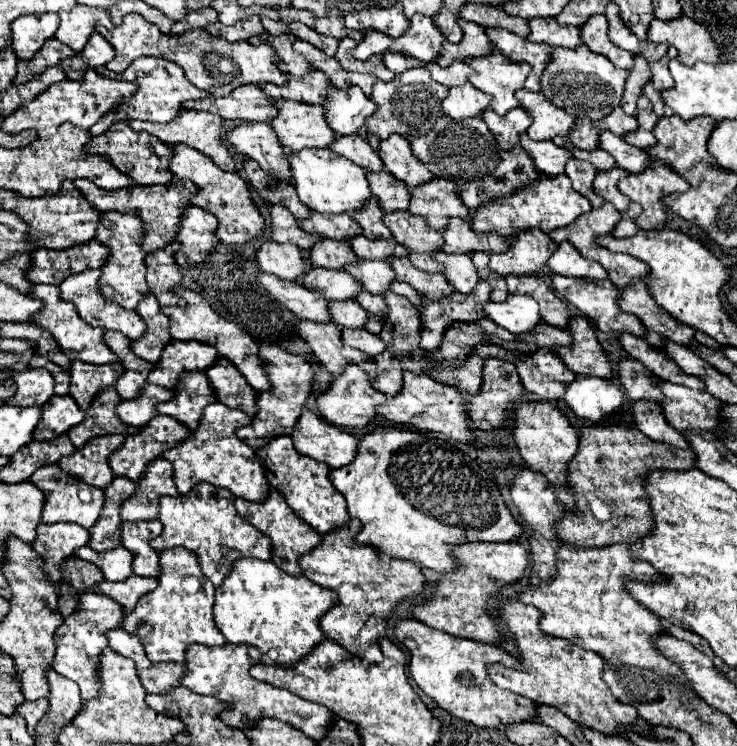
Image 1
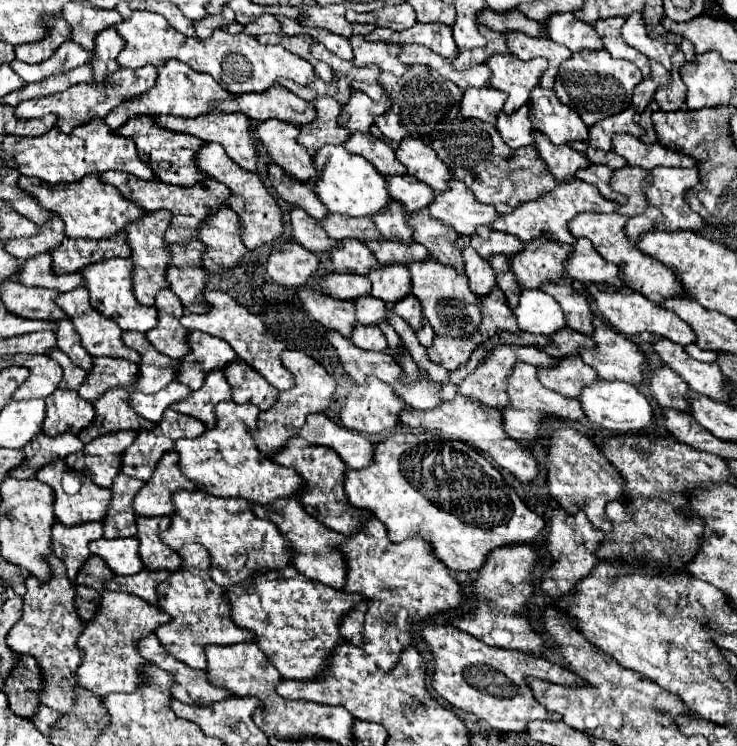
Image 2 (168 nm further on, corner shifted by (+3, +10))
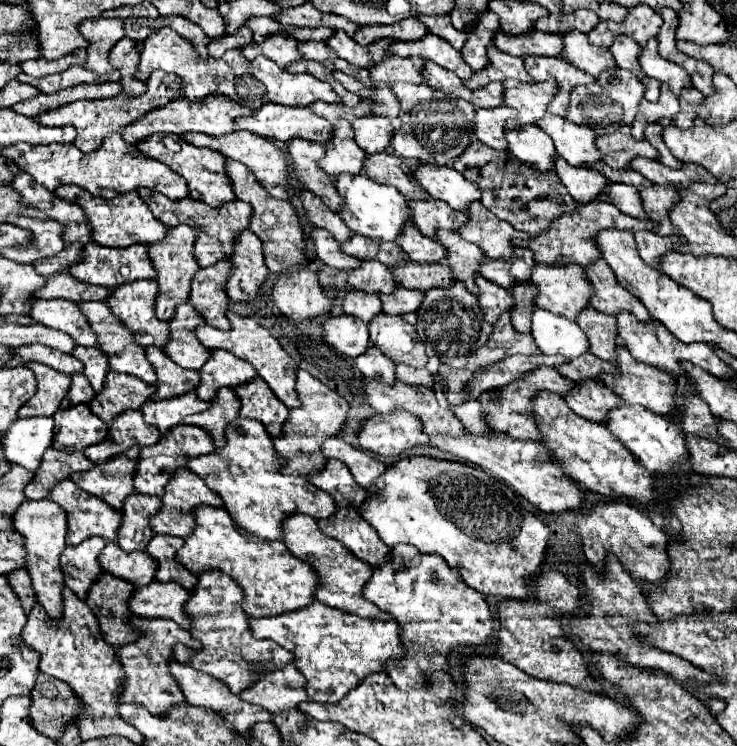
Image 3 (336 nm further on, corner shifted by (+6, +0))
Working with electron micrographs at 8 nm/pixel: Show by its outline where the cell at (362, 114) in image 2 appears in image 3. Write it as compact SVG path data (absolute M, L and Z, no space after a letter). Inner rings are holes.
M364 116L354 120L354 132L356 132L356 142L364 152L368 154L378 154L384 152L396 130L400 128L400 120L390 120L382 116Z

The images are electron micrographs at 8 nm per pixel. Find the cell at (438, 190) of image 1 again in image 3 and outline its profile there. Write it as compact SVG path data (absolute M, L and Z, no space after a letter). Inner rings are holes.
M482 202L472 204L466 214L470 216L472 224L468 224L468 228L460 232L460 236L464 236L464 240L468 242L480 244L480 248L484 248L484 252L488 252L492 260L508 260L514 254L512 240L524 238L522 232L516 232L508 222L486 210Z

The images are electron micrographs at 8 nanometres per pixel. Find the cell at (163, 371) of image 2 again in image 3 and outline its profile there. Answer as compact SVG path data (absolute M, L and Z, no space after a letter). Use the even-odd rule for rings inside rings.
M146 348L146 356L152 362L158 376L154 400L170 400L198 388L200 374L196 370L184 370L178 364L174 364L162 348Z

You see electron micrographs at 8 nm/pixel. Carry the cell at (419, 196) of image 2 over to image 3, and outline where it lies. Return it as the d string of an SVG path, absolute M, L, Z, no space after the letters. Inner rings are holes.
M410 200L414 224L428 238L438 238L438 230L460 230L468 224L468 216L464 212L456 212L448 208L448 204L440 200Z

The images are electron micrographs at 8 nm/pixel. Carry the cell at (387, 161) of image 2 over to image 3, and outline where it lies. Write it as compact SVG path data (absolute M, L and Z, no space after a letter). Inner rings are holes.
M388 152L370 156L364 162L364 168L370 172L370 178L374 182L398 188L410 200L430 200L428 192L424 192L424 188L414 178L412 168L398 156L392 156Z

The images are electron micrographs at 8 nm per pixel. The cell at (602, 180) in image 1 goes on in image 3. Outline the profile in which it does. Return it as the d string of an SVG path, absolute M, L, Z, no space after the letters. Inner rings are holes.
M648 186L640 188L640 196L644 200L644 210L648 212L648 218L658 222L662 236L672 236L676 228L670 222L670 210L680 202L680 196L676 194L674 188L660 188L660 186Z

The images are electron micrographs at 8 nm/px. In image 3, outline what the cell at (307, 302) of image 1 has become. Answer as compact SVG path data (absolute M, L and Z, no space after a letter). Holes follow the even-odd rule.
M330 316L324 322L324 338L330 346L346 356L360 356L368 350L368 326L354 316Z

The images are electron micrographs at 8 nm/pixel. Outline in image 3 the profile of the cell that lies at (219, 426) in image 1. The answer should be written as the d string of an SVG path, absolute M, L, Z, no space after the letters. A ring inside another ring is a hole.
M248 418L226 428L226 446L212 456L200 456L188 464L188 470L196 472L214 492L226 502L226 510L232 520L258 538L284 540L282 524L292 514L308 514L316 520L336 514L336 502L324 490L312 486L304 476L284 476L280 468L284 460L278 456L272 438L264 424Z

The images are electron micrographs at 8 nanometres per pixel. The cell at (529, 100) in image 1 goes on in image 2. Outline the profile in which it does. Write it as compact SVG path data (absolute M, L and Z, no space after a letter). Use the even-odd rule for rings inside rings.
M535 86L535 90L531 90L529 108L533 128L547 134L553 144L587 140L587 126L583 124L579 114L575 114L575 110L571 110L569 106L563 106L555 98L553 90Z

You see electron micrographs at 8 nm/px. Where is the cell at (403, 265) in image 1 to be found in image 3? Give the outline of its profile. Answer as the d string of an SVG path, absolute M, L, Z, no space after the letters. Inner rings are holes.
M458 280L456 284L452 284L452 288L432 288L432 292L426 292L424 304L418 312L416 330L422 344L426 346L426 356L438 356L444 364L452 368L464 368L468 364L468 358L480 346L484 346L492 334L492 326L486 324L484 316L480 314L476 296L472 296Z

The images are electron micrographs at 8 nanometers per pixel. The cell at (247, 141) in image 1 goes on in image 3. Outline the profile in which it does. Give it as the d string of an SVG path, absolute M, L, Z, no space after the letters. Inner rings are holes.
M290 140L288 154L304 186L310 192L314 192L318 198L322 198L328 204L328 208L340 212L342 200L336 190L334 176L328 176L318 164L320 158L324 158L326 148L322 144L312 144L308 140Z

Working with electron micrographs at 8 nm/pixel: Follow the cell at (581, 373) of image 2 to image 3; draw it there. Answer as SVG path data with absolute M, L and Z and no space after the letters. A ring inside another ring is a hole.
M588 380L588 384L578 384L568 396L564 396L568 406L590 422L604 422L608 412L620 408L624 402L608 386L598 380Z

